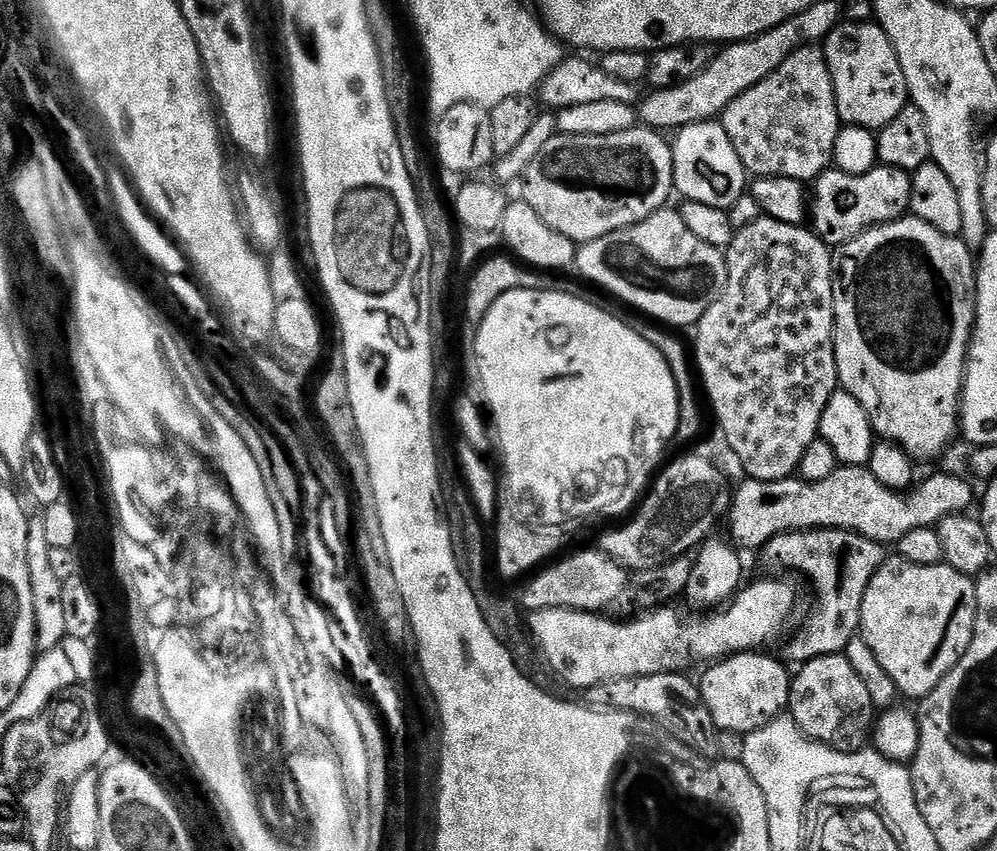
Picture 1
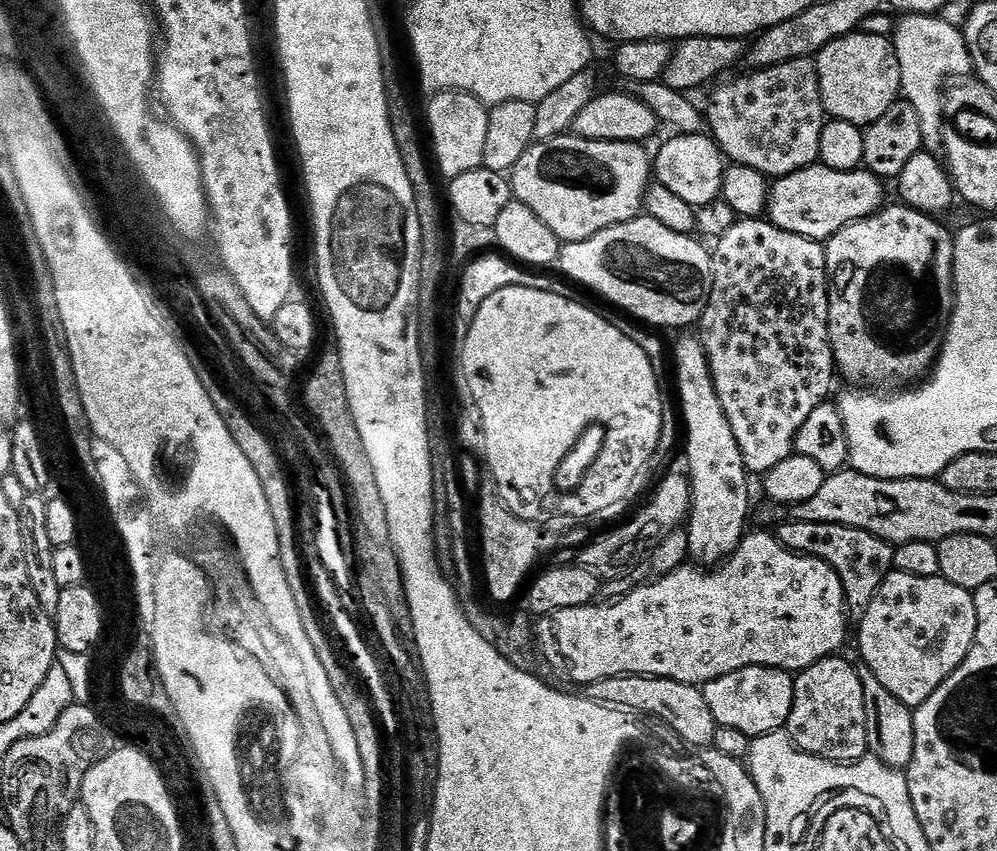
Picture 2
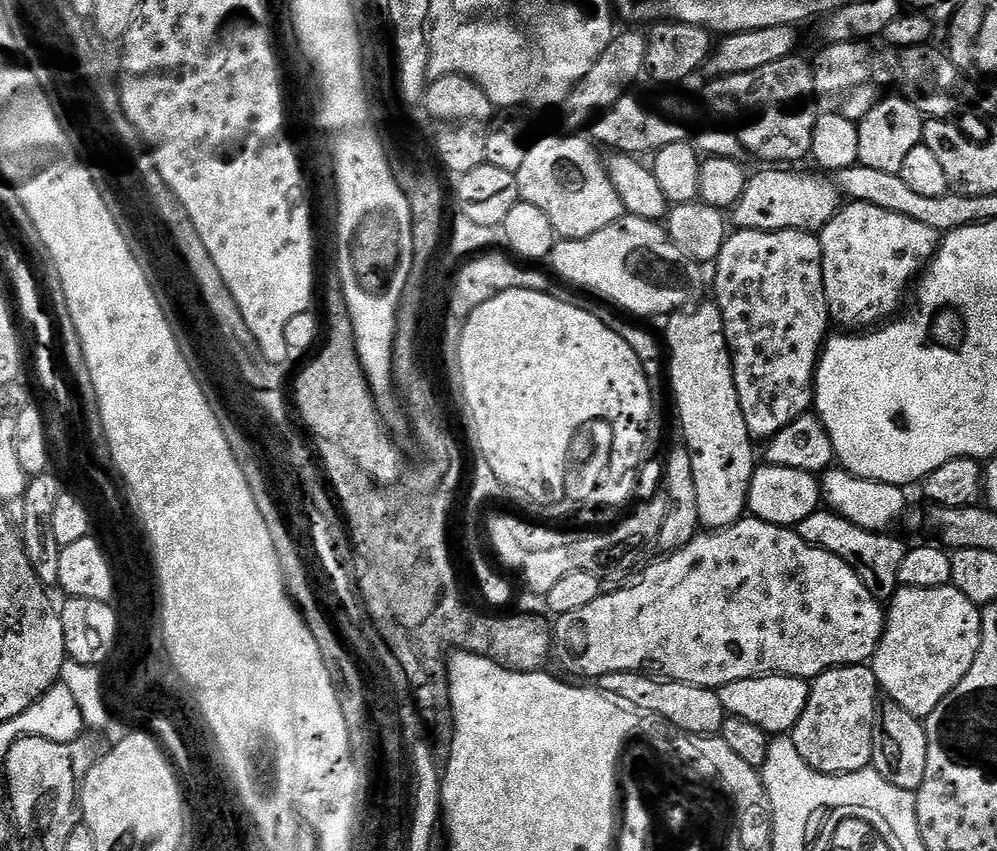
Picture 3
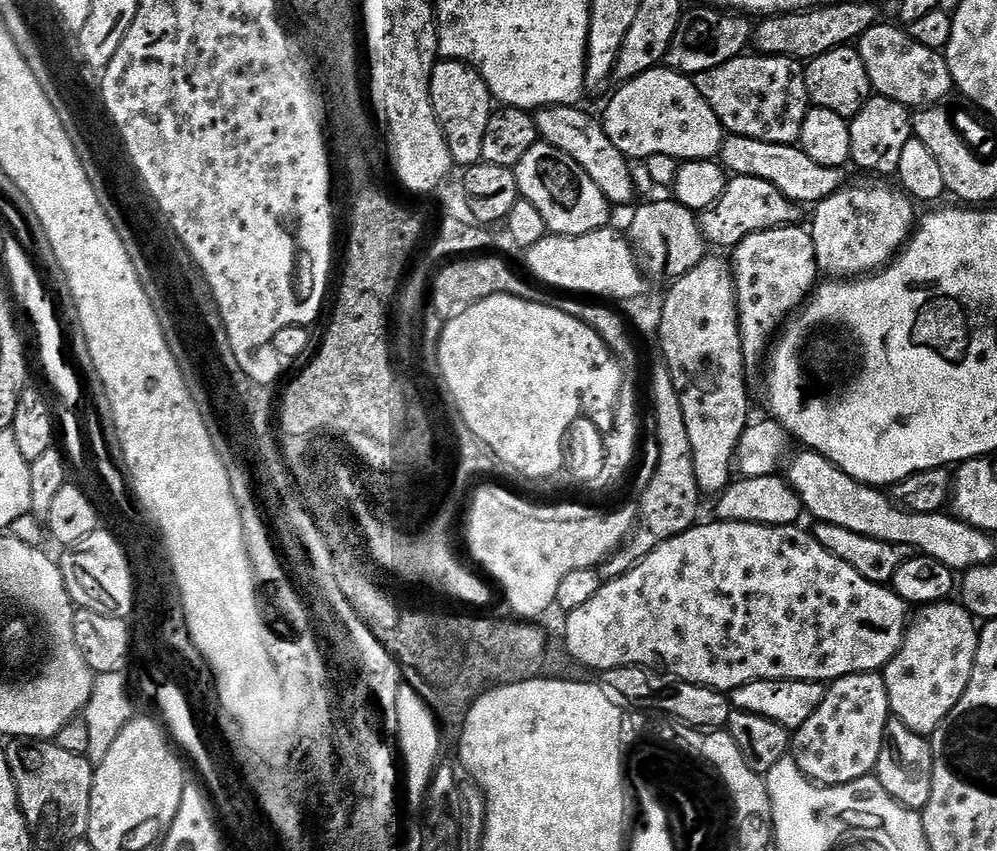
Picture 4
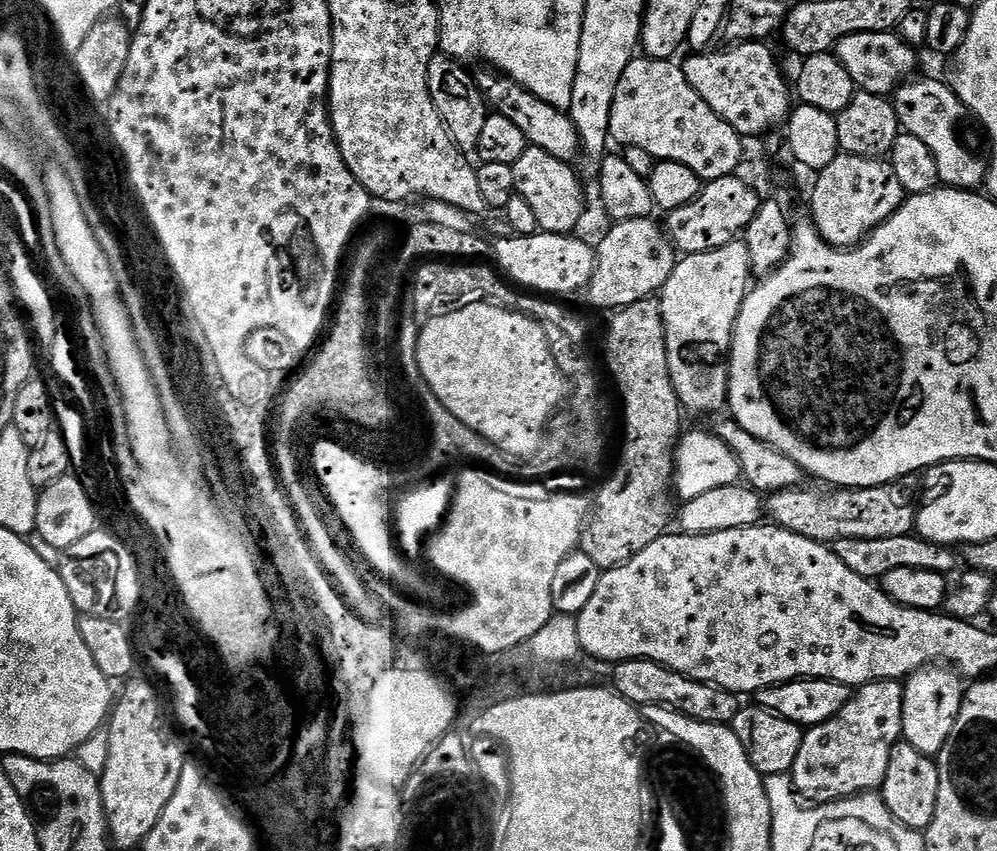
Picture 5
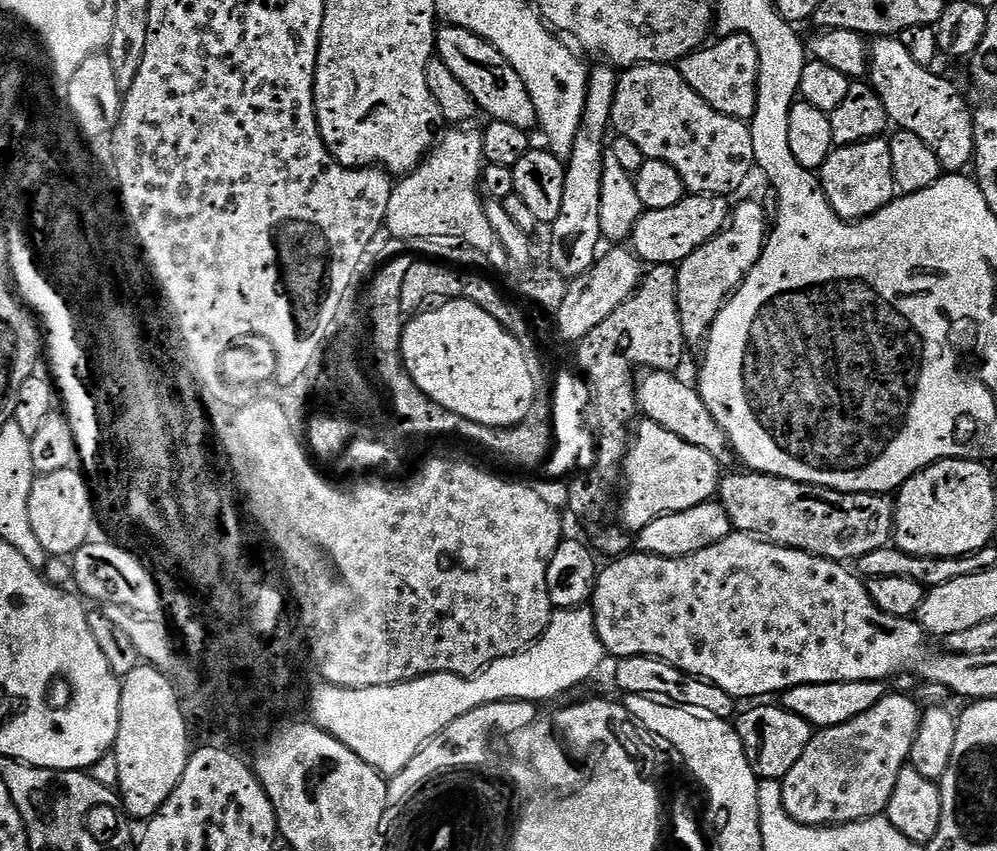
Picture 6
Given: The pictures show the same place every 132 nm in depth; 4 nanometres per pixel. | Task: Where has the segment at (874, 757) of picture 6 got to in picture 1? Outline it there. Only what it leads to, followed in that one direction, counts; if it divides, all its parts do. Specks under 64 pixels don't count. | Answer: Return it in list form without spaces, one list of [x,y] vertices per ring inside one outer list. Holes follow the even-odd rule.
[[[837,654],[807,660],[799,665],[797,672],[800,673],[792,676],[792,689],[787,711],[792,721],[800,727],[802,735],[810,740],[816,740],[819,744],[825,744],[827,748],[833,748],[836,752],[861,752],[874,732],[874,705],[862,678],[858,678],[854,666],[850,666],[848,657]]]

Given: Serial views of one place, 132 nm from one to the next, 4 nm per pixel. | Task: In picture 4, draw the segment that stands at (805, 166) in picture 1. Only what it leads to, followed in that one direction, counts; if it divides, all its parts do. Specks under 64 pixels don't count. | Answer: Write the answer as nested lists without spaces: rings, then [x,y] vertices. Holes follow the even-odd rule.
[[[745,54],[735,56],[730,62],[722,62],[722,66],[714,66],[714,70],[706,70],[694,77],[696,88],[710,102],[710,110],[718,114],[718,122],[722,122],[725,133],[746,138],[758,138],[758,142],[778,142],[779,144],[796,144],[802,134],[802,122],[810,107],[805,65],[789,56],[761,56]]]

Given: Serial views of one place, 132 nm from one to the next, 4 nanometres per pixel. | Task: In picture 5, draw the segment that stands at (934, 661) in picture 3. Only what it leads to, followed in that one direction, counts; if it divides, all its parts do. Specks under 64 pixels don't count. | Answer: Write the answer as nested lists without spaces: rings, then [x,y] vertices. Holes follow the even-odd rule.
[[[937,662],[913,672],[903,681],[903,686],[903,743],[914,746],[914,750],[935,758],[939,756],[942,746],[946,746],[946,738],[950,738],[950,730],[954,730],[954,722],[964,701],[965,681],[959,672]]]

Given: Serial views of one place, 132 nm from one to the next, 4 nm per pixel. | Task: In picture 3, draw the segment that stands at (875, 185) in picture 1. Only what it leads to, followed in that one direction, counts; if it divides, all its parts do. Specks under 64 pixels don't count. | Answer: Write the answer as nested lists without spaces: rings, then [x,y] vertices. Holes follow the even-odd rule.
[[[768,166],[760,172],[749,175],[748,186],[739,203],[730,210],[730,220],[737,229],[798,230],[799,232],[819,233],[828,225],[842,207],[842,193],[839,188],[819,180],[816,176],[803,176],[796,170],[785,170],[780,166]]]

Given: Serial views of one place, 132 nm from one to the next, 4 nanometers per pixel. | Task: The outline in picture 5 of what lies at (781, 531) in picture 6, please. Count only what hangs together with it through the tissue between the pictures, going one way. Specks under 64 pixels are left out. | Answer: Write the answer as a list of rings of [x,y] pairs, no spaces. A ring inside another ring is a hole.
[[[915,475],[904,476],[900,480],[891,480],[873,488],[861,488],[858,495],[851,488],[836,488],[815,492],[809,486],[787,488],[773,492],[767,497],[766,512],[771,523],[777,528],[785,528],[794,534],[802,534],[811,540],[835,542],[842,538],[854,538],[858,535],[856,520],[865,533],[874,536],[898,538],[909,535],[916,527],[916,510],[922,484]]]

